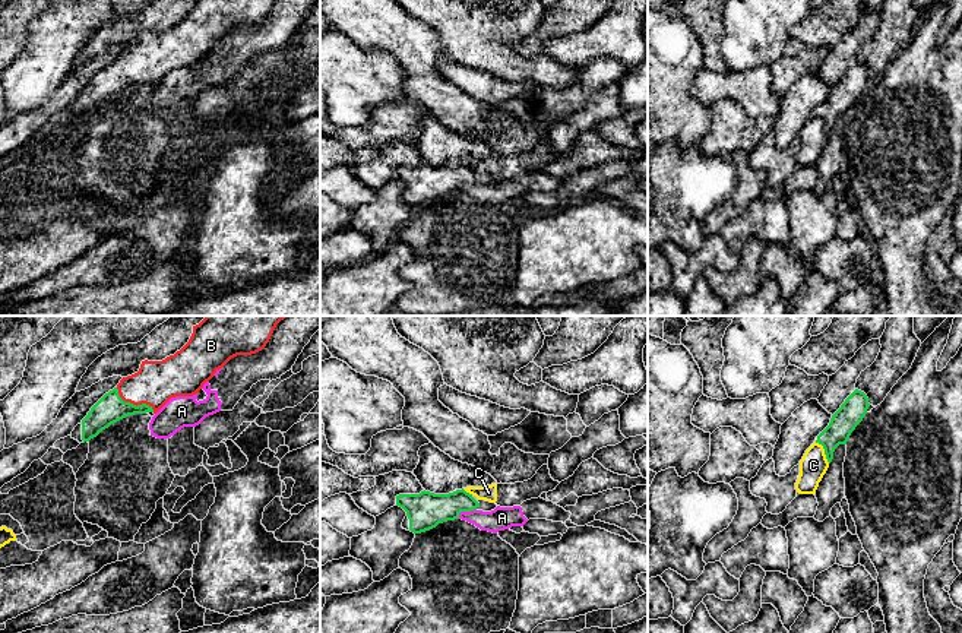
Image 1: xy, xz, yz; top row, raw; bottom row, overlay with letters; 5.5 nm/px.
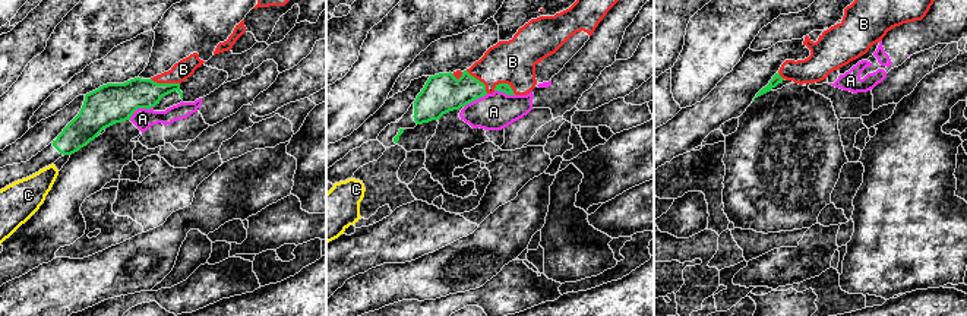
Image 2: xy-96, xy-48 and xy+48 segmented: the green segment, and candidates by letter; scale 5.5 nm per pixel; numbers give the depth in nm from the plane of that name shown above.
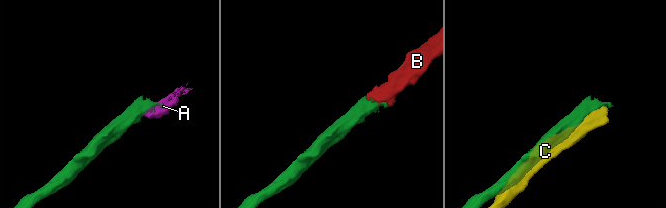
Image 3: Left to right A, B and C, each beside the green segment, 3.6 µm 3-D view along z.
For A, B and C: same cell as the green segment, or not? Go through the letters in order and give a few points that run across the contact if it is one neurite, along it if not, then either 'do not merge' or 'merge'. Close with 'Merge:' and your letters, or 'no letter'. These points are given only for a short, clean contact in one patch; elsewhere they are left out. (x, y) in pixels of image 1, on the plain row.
A: line xz (475, 182), (461, 184), (458, 190); do not merge
B: line xy (110, 81), (117, 76), (132, 76), (157, 54); merge
C: do not merge
Merge: B

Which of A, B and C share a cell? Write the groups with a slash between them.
A / B / C

